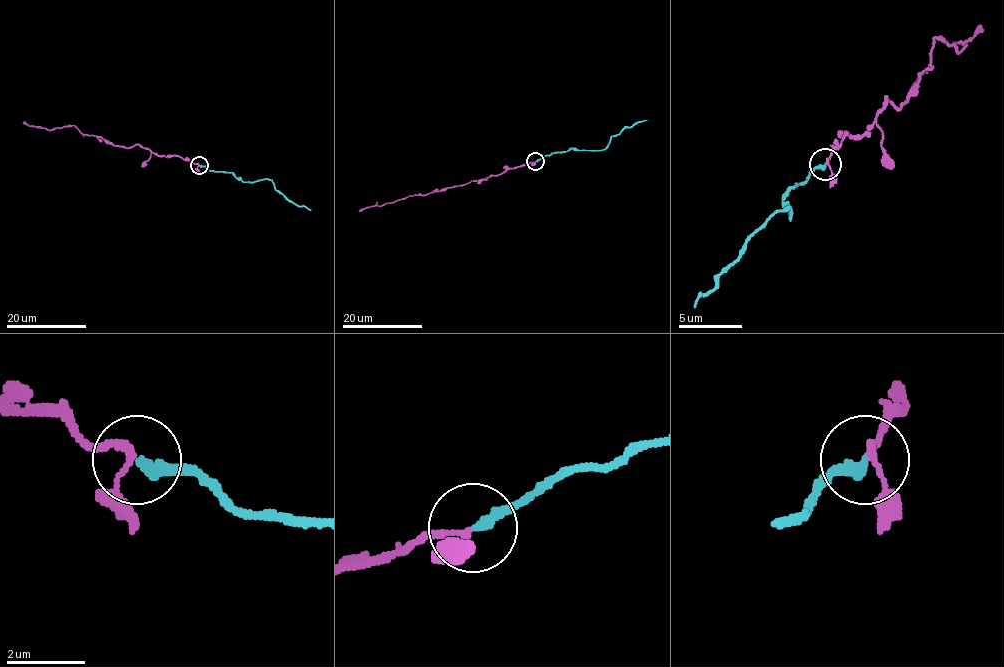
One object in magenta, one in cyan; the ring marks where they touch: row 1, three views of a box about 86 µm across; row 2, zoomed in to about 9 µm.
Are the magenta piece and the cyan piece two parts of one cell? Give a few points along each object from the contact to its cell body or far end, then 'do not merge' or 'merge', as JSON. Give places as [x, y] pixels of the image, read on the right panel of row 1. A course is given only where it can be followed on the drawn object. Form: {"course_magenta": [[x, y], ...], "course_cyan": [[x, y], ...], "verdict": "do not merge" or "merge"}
{"course_magenta": [[824, 165], [846, 133], [869, 133], [885, 98], [897, 107], [910, 95], [932, 37], [961, 50], [983, 31]], "course_cyan": [[824, 165], [792, 187], [783, 203], [789, 216], [789, 209], [776, 212], [700, 295], [694, 308]], "verdict": "do not merge"}

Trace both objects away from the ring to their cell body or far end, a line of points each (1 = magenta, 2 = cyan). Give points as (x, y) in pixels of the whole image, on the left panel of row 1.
1: (198, 165), (156, 155), (137, 144), (108, 143), (74, 125), (46, 129), (23, 123)
2: (199, 165), (209, 170), (231, 172), (244, 181), (272, 180), (277, 190), (311, 210)

